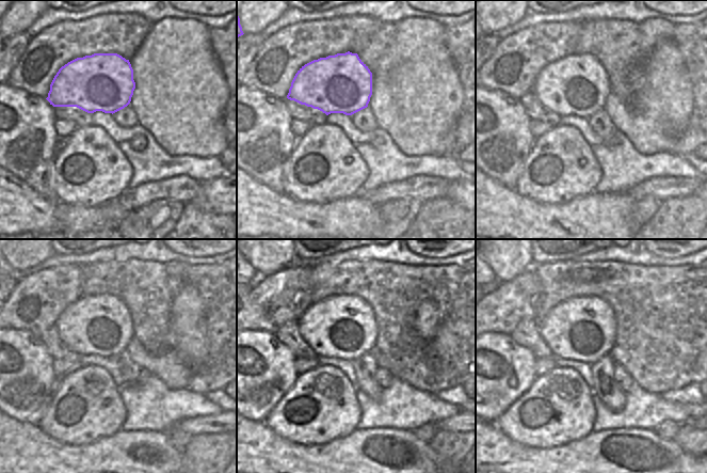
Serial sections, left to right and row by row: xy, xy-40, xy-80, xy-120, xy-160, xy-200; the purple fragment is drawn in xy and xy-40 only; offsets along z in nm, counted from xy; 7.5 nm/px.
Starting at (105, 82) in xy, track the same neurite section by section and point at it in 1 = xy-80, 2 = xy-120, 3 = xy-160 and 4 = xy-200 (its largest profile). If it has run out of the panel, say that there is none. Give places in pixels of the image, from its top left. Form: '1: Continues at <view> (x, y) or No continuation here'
1: Continues at xy-80 (579, 85)
2: Continues at xy-120 (100, 325)
3: Continues at xy-160 (343, 327)
4: Continues at xy-200 (582, 329)

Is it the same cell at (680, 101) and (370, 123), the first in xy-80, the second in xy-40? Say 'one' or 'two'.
two

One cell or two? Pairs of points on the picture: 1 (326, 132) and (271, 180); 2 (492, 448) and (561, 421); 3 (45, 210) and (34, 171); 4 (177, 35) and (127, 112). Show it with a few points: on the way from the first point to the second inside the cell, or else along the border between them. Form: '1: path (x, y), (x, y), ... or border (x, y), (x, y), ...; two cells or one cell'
1: border (296, 143), (287, 163), (284, 191); two cells
2: border (495, 423), (514, 441), (536, 448); two cells
3: border (20, 179), (47, 200), (60, 202); two cells
4: border (129, 104), (137, 116), (138, 123); two cells

